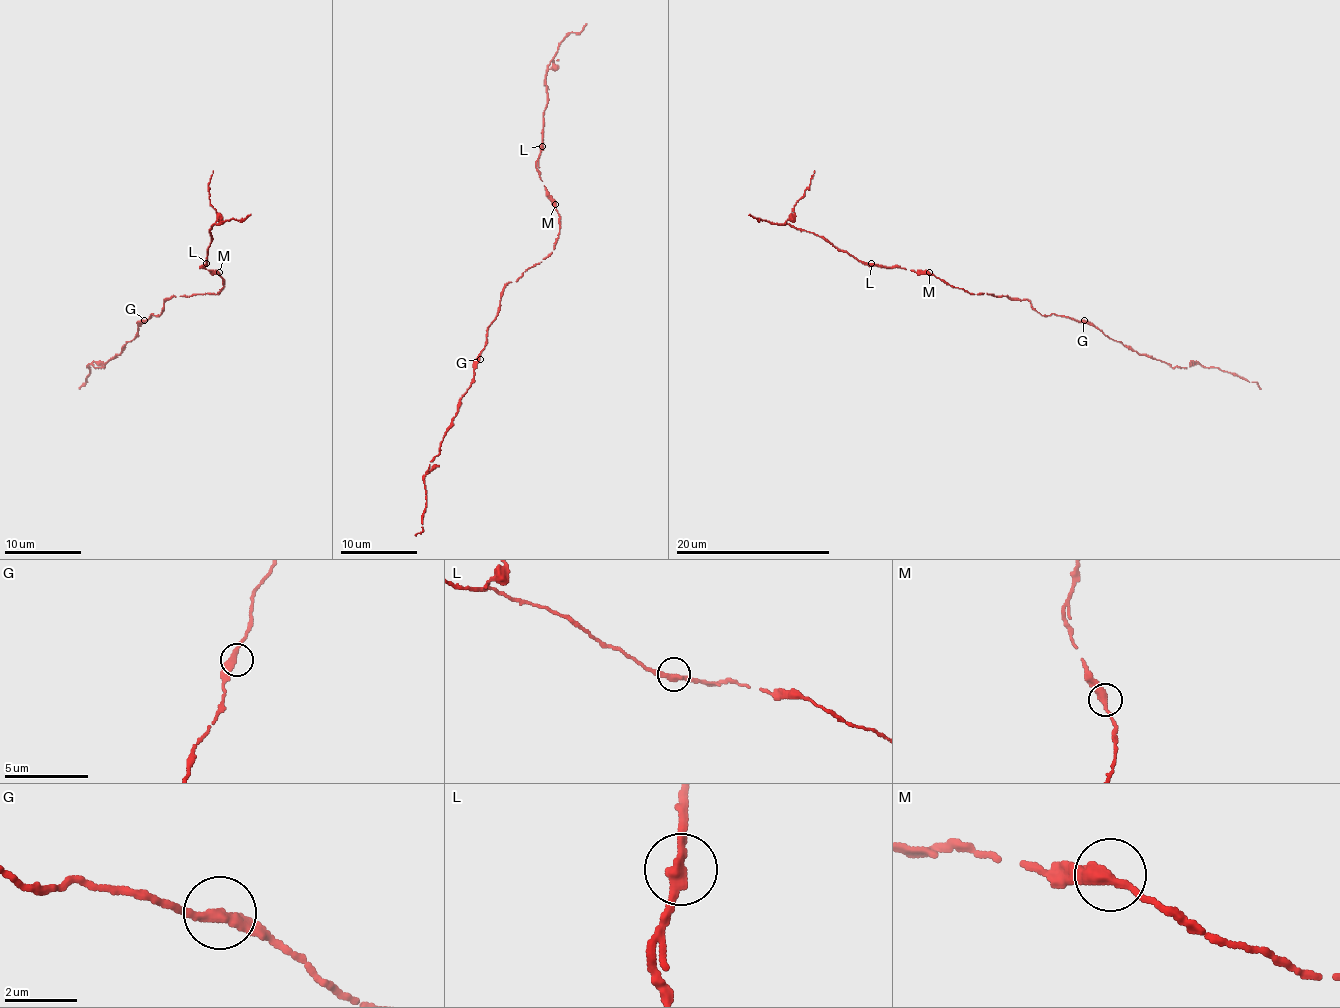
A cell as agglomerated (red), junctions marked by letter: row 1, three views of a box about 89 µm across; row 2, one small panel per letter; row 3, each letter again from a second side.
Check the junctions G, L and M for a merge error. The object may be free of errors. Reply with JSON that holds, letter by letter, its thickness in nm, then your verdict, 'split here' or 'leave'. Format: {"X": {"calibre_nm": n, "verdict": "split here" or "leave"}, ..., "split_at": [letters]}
{"G": {"calibre_nm": 340, "verdict": "leave"}, "L": {"calibre_nm": 320, "verdict": "leave"}, "M": {"calibre_nm": 320, "verdict": "leave"}, "split_at": []}

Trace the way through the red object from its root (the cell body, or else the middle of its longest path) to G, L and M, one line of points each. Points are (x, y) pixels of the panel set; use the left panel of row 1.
G: (186, 295), (165, 299), (163, 311), (159, 315), (151, 313), (144, 320)
L: (186, 295), (217, 293), (223, 288), (223, 278), (204, 268), (205, 263)
M: (186, 295), (217, 293), (223, 288), (219, 272)

